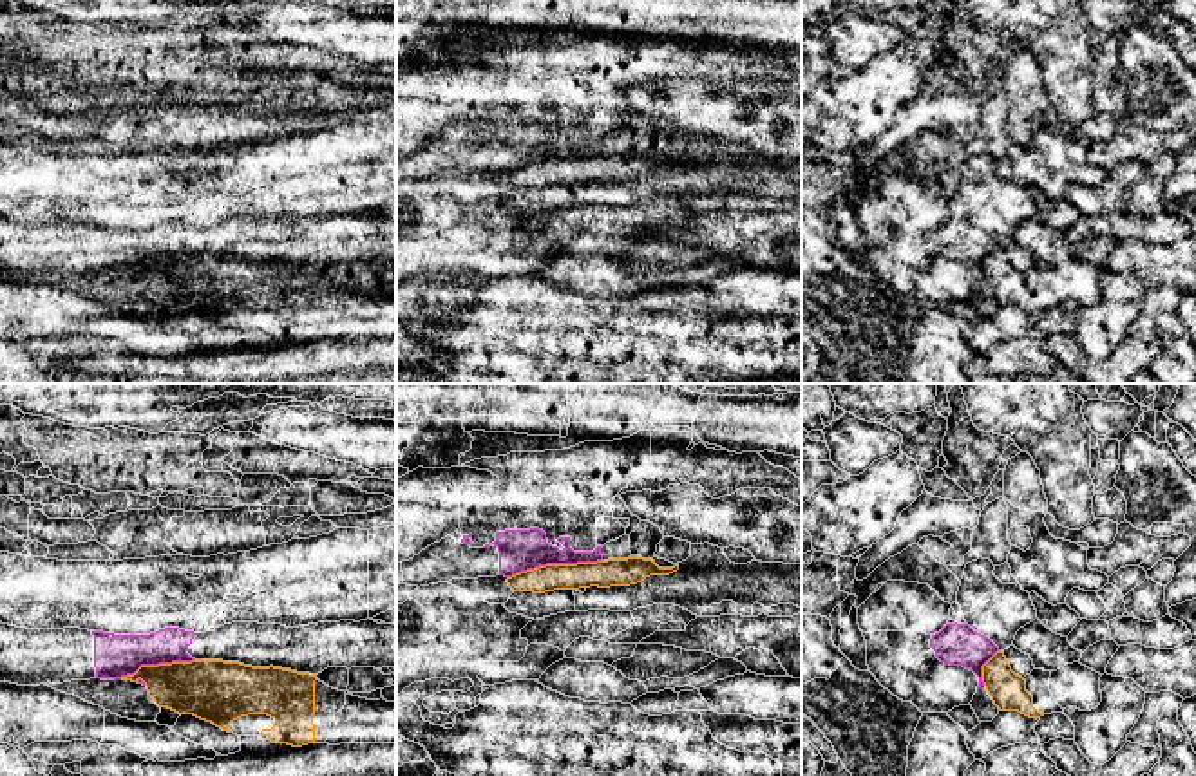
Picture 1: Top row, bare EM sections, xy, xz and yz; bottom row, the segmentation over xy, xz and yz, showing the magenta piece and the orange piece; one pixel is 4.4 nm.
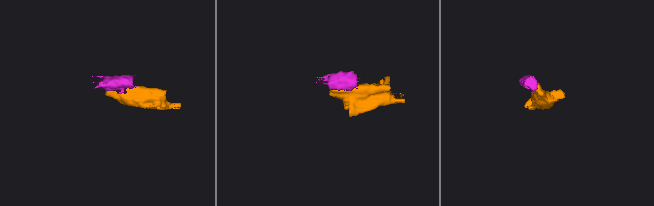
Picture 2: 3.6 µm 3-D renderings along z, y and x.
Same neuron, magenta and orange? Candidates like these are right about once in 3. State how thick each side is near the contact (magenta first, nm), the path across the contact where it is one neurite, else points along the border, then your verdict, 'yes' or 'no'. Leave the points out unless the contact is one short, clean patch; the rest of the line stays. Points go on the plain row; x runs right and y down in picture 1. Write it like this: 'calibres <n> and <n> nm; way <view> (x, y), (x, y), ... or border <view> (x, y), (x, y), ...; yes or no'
calibres 190 and 120 nm; border xz (601, 154), (547, 158), (509, 172); no

